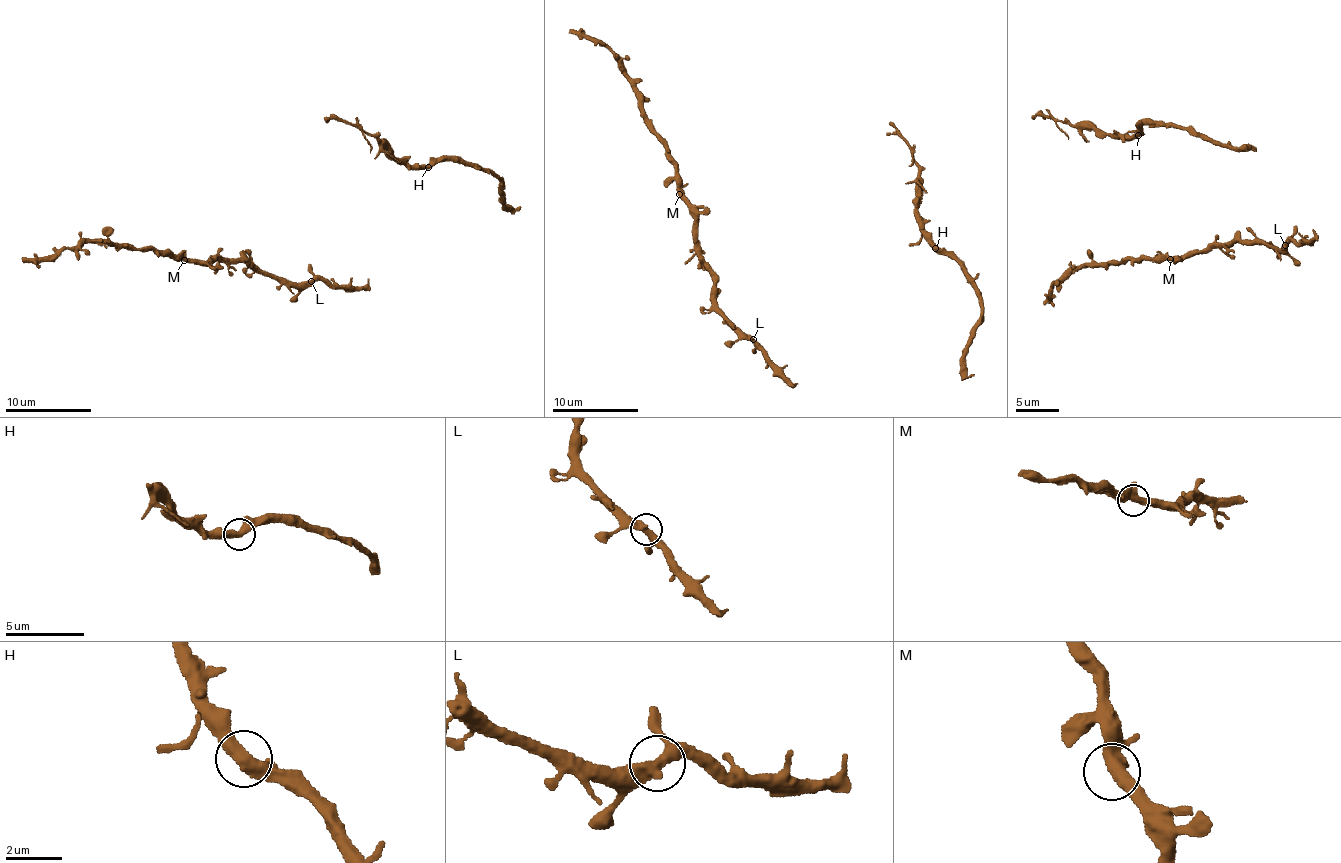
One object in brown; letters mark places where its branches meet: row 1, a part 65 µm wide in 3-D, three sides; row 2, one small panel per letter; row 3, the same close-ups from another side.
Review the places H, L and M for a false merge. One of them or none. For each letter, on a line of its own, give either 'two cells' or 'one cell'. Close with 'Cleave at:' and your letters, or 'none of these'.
H: one cell
L: one cell
M: one cell
Cleave at: none of these

